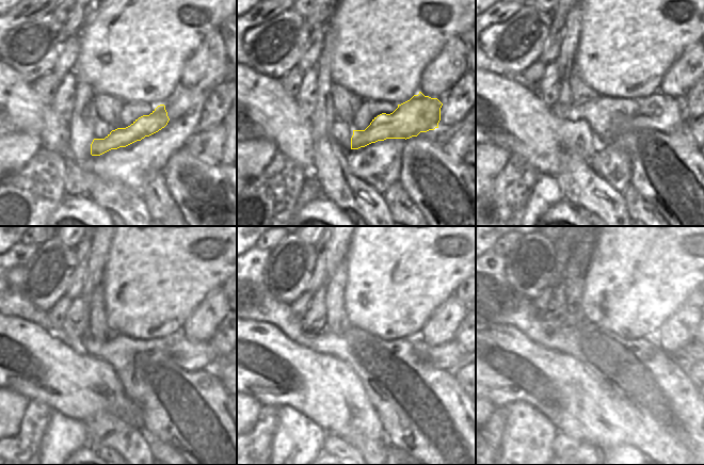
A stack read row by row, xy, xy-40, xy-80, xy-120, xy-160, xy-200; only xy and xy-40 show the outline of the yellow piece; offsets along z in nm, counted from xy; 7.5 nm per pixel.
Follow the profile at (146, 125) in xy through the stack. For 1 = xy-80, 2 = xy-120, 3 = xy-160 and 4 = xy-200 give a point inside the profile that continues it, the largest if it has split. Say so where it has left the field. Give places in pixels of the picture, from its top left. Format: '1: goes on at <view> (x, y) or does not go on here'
1: goes on at xy-80 (661, 113)
2: goes on at xy-120 (189, 355)
3: goes on at xy-160 (449, 355)
4: goes on at xy-200 (691, 354)

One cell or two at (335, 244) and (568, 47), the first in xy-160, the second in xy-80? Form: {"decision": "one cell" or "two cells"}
{"decision": "one cell"}

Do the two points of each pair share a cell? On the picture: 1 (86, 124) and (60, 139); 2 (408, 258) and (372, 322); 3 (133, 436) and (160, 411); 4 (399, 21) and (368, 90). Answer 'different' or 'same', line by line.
1: different
2: same
3: different
4: same

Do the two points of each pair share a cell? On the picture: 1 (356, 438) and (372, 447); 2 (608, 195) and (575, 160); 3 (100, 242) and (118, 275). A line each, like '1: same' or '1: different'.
1: same
2: same
3: different

